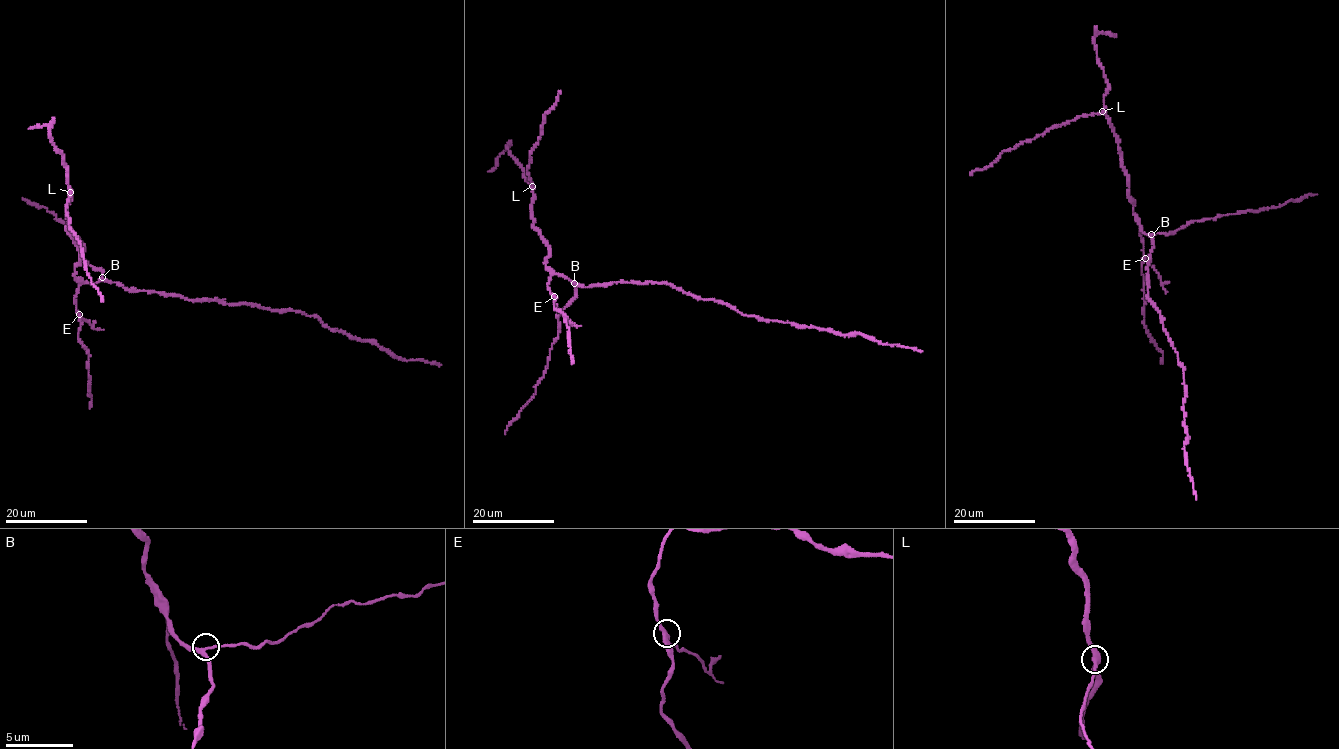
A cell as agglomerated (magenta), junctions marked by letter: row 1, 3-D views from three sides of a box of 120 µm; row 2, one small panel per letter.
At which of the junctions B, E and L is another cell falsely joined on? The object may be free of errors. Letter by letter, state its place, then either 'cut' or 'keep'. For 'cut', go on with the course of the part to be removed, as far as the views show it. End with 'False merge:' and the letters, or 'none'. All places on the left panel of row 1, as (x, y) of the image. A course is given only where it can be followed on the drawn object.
B: place (102, 277); keep
E: place (79, 314); cut; course (80, 314), (90, 325), (104, 330)
L: place (70, 192); keep
False merge: E

